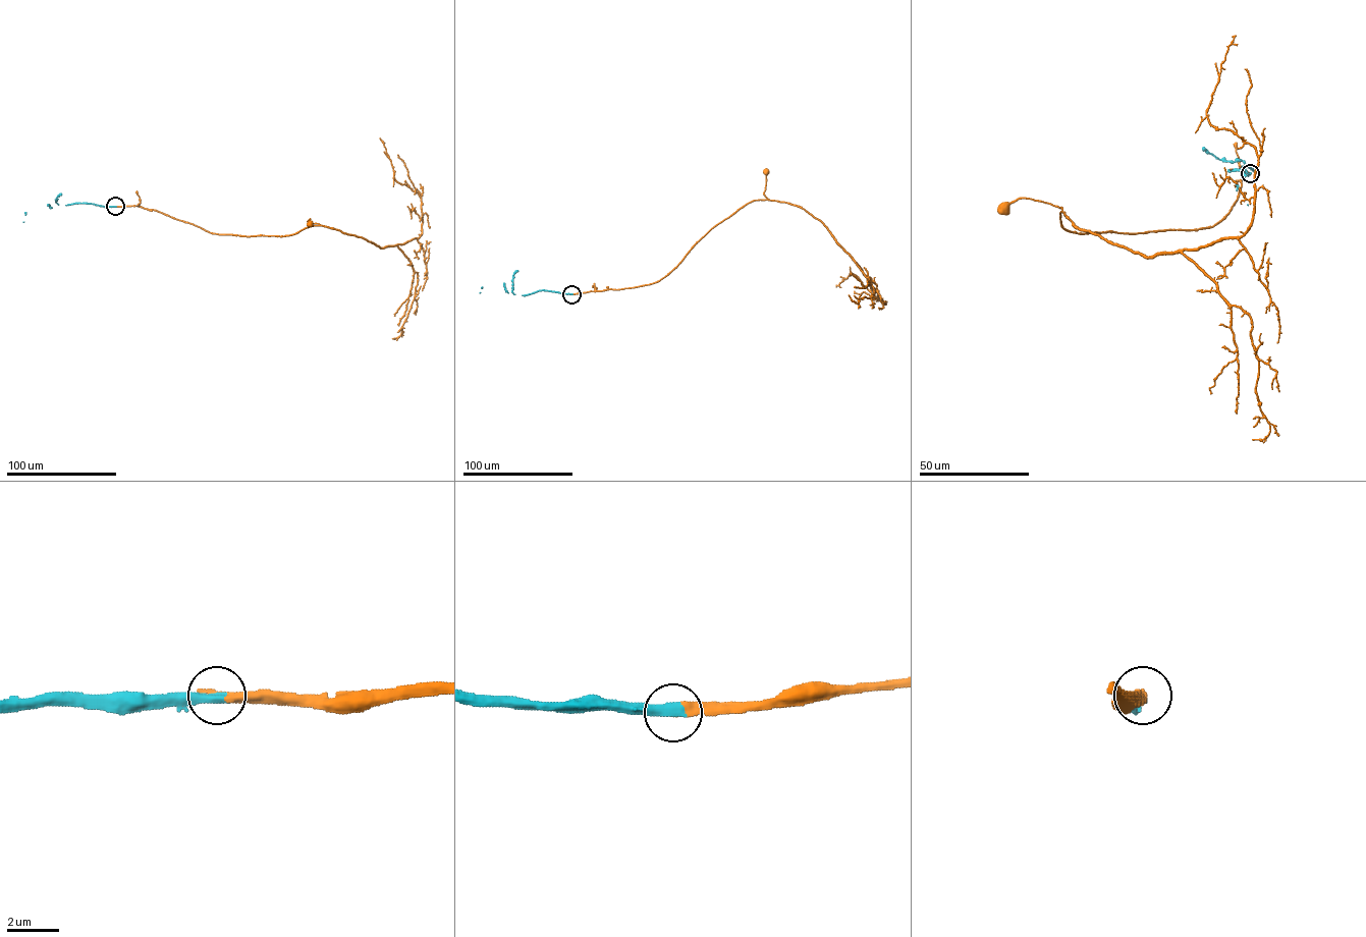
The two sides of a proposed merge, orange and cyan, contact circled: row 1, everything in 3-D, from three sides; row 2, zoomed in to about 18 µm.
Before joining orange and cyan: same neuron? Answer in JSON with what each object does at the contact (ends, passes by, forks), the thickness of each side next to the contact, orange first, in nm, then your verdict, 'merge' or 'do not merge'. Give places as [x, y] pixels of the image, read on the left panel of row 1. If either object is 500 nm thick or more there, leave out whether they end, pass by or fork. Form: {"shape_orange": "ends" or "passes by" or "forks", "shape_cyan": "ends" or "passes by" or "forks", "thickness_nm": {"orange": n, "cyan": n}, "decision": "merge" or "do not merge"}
{"shape_orange": "ends", "shape_cyan": "ends", "thickness_nm": {"orange": 320, "cyan": 480}, "decision": "merge"}

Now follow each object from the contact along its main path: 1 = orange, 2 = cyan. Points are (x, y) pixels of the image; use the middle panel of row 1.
1: (571, 294), (630, 288), (660, 280), (711, 229), (740, 209), (755, 201), (776, 201), (764, 194), (766, 171)
2: (571, 294), (543, 290), (514, 294), (508, 292), (503, 283), (482, 286)

